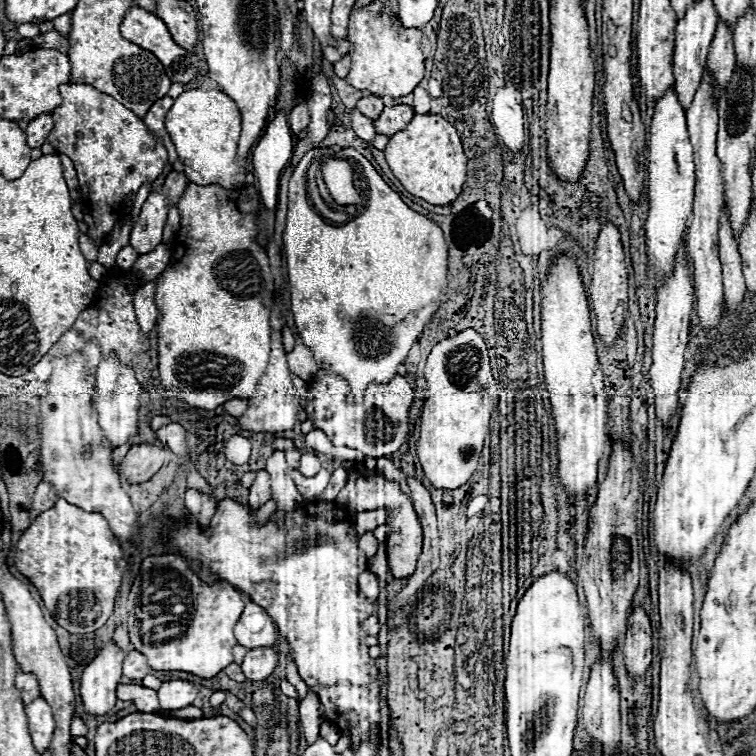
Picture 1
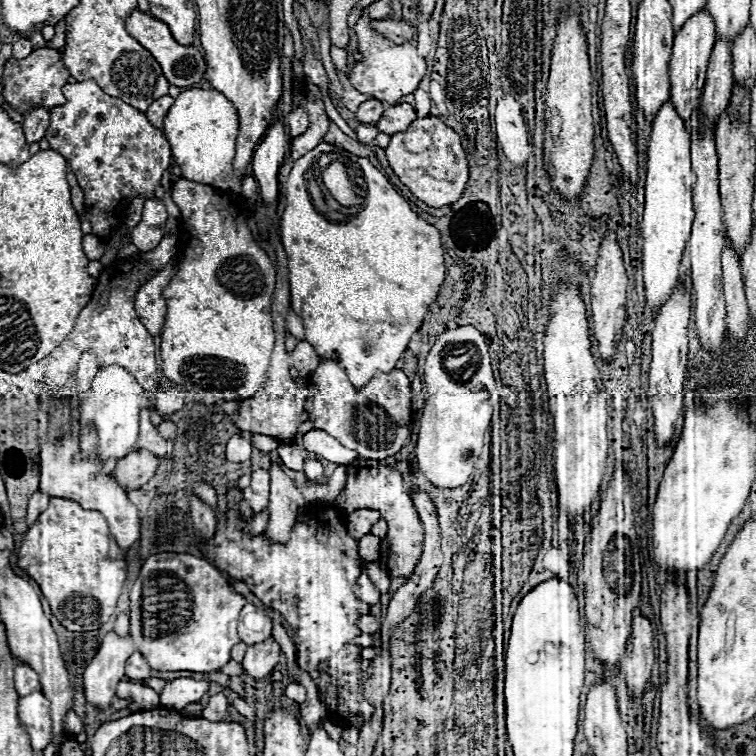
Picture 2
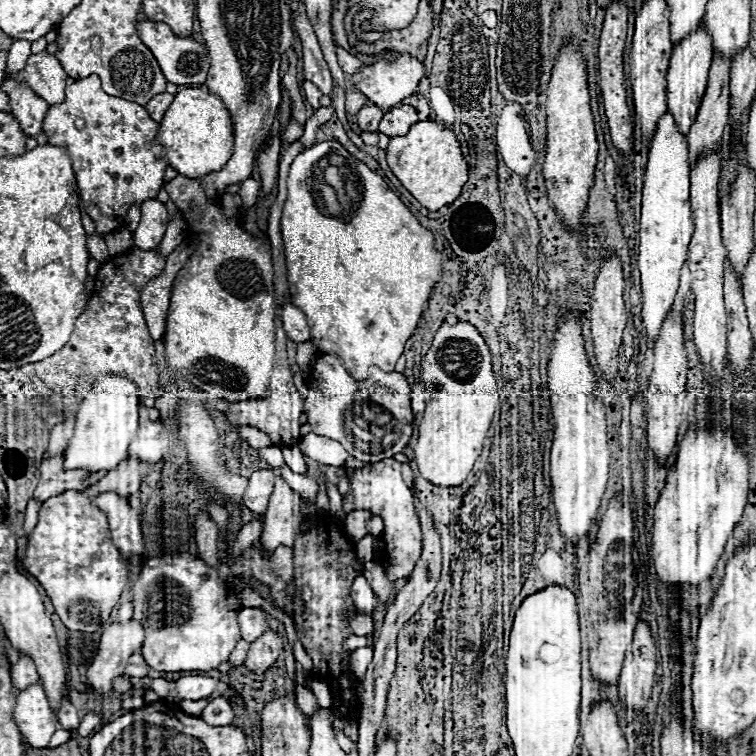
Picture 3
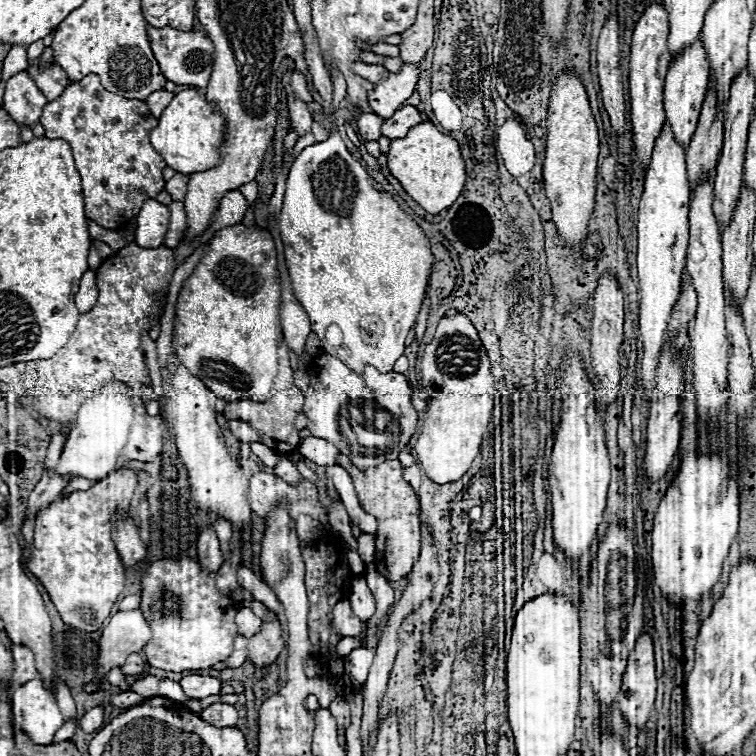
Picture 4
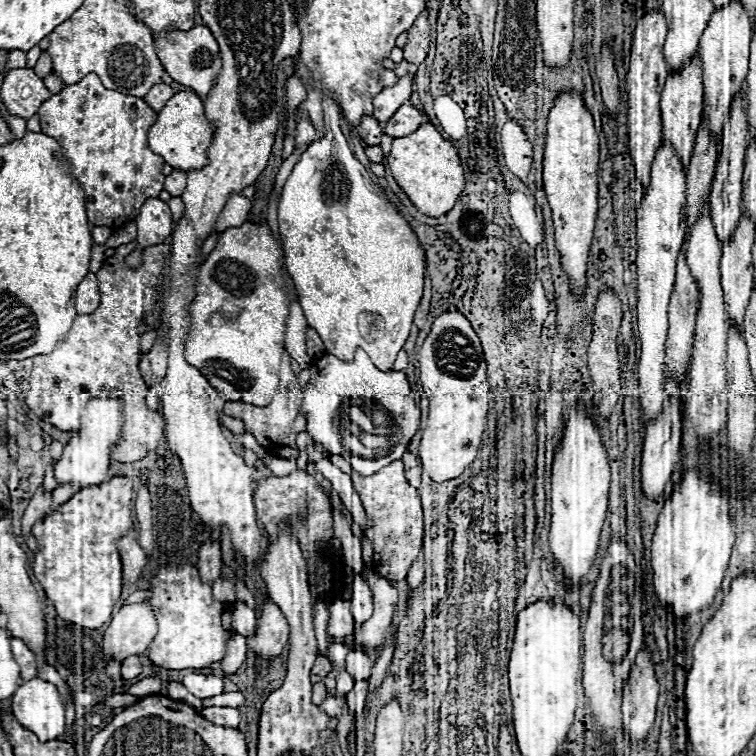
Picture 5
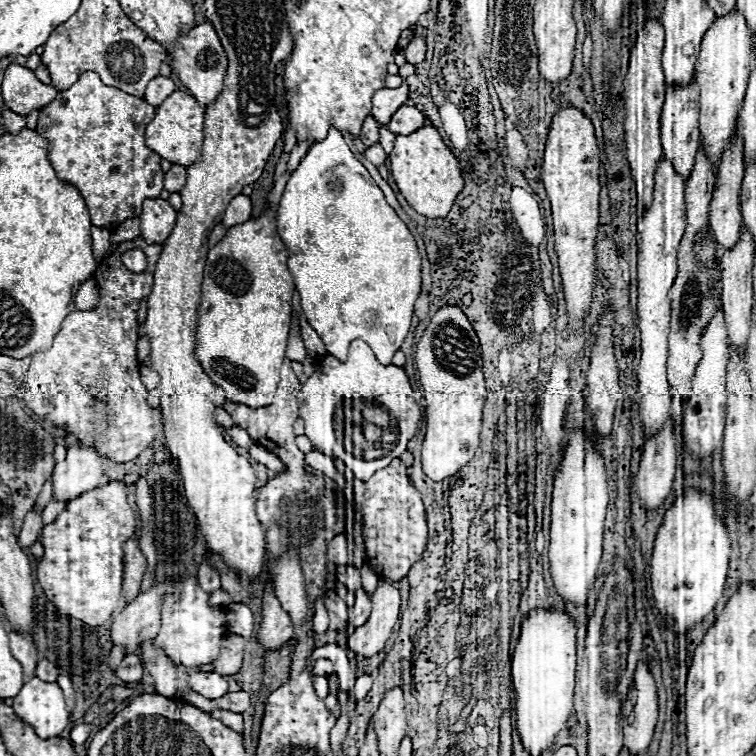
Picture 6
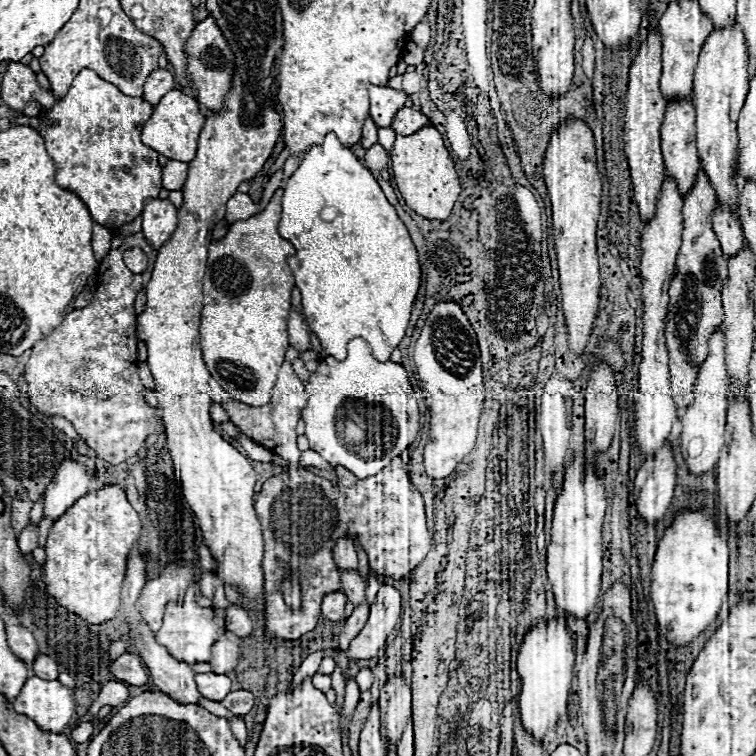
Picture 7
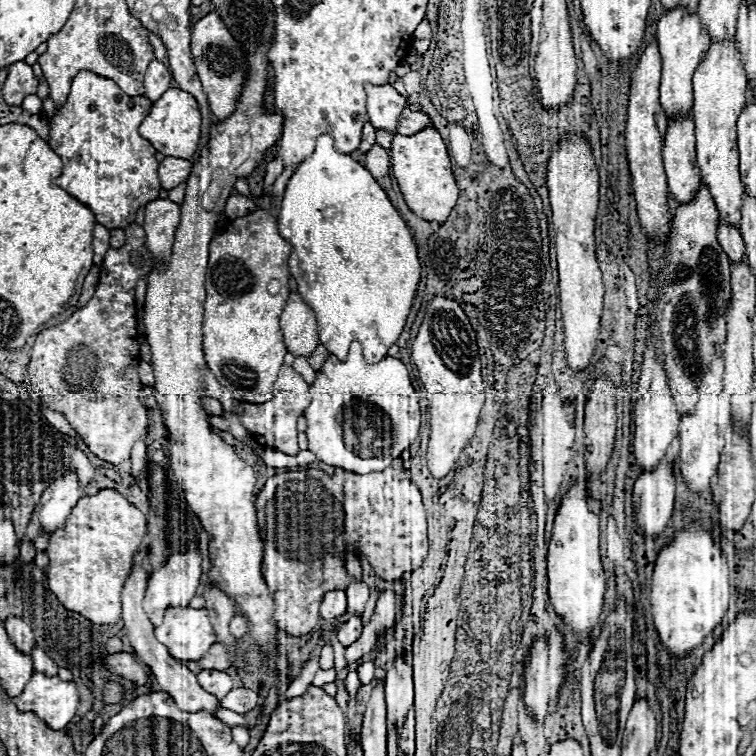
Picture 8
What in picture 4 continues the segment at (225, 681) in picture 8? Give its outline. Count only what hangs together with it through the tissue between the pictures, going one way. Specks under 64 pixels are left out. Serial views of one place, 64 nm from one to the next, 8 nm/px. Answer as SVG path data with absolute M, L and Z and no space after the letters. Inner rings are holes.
M190 674L180 680L180 686L188 698L202 700L206 696L218 694L220 692L220 680L212 676L200 676L200 674Z

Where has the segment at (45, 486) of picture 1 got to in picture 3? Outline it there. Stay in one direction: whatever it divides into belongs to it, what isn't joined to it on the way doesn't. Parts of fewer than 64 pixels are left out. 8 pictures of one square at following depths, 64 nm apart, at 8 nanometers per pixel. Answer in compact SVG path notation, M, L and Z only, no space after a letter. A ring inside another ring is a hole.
M30 500L30 502L28 502L28 508L26 508L26 520L24 520L24 530L26 530L26 534L30 534L32 528L36 526L40 506L42 506L40 500Z

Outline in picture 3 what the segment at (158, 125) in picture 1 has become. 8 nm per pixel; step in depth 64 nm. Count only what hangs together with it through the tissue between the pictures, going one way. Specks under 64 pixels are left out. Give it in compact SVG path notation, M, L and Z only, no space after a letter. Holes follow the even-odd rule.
M168 92L154 96L154 98L146 104L146 110L148 110L150 118L152 118L154 122L160 122L162 116L164 116L164 112L170 108L170 102L172 102L172 100L174 100L174 96L168 94Z

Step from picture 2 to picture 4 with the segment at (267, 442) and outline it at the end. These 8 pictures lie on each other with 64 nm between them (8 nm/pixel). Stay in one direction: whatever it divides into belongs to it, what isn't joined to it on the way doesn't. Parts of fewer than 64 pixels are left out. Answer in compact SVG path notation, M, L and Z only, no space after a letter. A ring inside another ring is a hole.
M228 420L228 426L230 431L241 442L260 442L260 437L255 429L253 429L248 423L240 422L239 420Z

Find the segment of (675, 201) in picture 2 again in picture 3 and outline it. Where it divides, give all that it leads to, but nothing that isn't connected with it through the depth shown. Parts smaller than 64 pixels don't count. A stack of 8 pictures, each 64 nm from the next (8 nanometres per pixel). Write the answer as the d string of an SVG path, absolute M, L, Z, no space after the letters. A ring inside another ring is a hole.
M666 112L650 142L650 154L644 176L642 192L642 218L640 218L640 252L638 268L642 274L642 322L648 336L648 348L654 346L662 322L672 308L680 268L686 260L690 236L694 232L690 212L690 164L688 164L688 138L678 130L670 112Z

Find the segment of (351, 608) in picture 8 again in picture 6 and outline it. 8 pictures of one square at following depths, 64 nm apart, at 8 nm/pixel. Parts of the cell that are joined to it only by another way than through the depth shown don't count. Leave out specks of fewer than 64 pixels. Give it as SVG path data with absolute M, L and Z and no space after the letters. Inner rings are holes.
M338 566L338 578L336 580L354 592L360 586L360 572L354 566Z

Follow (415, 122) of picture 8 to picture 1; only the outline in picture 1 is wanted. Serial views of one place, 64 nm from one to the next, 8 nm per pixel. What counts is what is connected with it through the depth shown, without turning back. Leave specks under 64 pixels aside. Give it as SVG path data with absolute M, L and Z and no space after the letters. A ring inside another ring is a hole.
M396 104L396 106L384 108L380 118L374 122L376 132L384 134L384 136L396 134L398 130L406 128L406 124L410 122L412 116L414 116L414 110L410 106L404 106L404 104Z

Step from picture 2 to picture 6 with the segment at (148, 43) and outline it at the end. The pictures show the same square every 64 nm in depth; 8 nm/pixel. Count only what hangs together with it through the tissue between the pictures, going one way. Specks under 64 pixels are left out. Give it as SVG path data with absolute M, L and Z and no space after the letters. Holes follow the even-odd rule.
M210 22L198 24L188 34L178 36L176 44L174 44L174 52L168 54L168 58L170 58L172 72L180 78L180 82L184 86L188 86L190 94L196 96L196 100L200 104L208 106L218 96L218 92L222 90L222 80L224 80L224 74L226 74L228 60L226 60L224 48L220 44L220 38L216 36Z

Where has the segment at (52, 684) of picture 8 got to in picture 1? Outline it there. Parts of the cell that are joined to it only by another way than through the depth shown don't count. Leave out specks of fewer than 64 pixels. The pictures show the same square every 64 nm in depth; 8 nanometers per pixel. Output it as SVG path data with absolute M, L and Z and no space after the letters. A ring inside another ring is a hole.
M36 698L34 702L30 702L24 708L26 708L28 730L30 730L34 748L42 754L50 748L52 732L54 732L54 718L52 718L52 712L50 712L50 706L42 698Z

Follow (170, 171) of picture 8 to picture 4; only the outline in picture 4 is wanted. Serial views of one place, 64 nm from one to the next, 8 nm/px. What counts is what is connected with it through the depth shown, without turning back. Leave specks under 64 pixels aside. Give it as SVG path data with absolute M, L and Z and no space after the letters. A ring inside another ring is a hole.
M174 174L174 178L166 182L166 192L172 196L174 202L184 202L186 190L188 190L188 176L184 174Z

